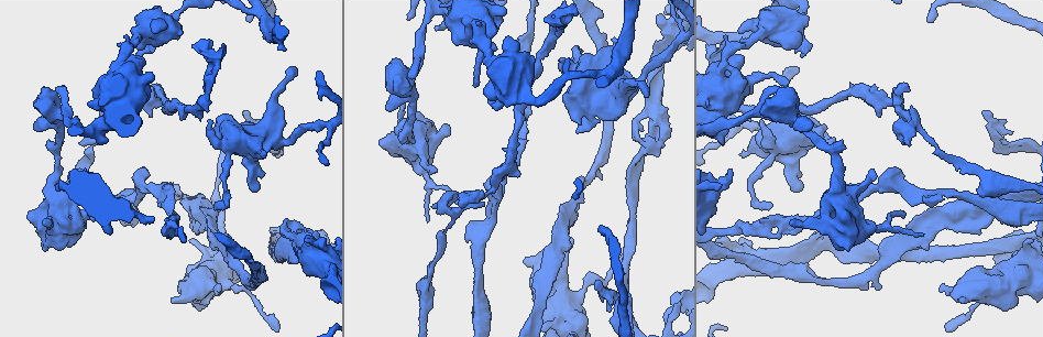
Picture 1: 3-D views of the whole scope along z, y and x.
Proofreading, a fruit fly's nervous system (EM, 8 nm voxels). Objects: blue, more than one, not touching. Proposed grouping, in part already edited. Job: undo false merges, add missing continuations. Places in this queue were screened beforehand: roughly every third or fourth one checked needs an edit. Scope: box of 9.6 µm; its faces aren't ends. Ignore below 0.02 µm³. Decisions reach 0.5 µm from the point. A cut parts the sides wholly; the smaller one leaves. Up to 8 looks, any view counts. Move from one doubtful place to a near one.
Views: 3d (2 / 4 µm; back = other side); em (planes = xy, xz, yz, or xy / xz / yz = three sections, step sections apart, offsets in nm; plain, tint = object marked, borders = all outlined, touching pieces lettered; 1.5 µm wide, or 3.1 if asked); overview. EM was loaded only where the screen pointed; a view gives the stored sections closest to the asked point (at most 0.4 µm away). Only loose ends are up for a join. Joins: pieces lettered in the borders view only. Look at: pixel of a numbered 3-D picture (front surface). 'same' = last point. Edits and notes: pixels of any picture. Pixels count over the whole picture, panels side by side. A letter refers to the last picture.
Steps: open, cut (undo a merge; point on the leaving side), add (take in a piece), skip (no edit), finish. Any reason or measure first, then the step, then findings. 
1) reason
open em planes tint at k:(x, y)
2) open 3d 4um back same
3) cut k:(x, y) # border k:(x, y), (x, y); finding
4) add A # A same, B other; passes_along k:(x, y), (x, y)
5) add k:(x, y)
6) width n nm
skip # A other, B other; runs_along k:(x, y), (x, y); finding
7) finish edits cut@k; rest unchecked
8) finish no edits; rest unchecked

an open end
open em xy step 8 borders at 1:(463, 207)

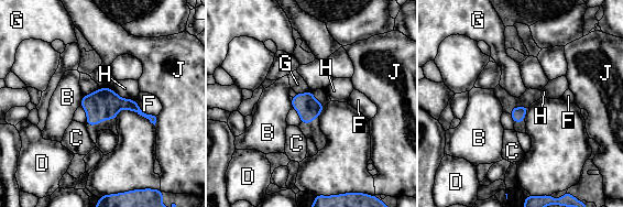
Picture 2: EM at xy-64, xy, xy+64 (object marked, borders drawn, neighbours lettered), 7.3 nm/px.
longest_contact F 200 nm
skip # B other, C other, D other, F other, G other, H other, J other; none of them fits

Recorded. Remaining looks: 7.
sharp bend
open 3d 2um at 1:(960, 211)

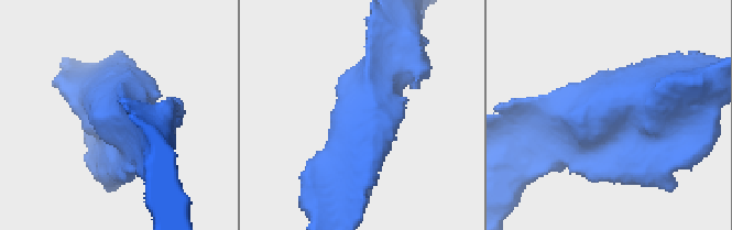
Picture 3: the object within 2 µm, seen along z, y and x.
open em xy step 4 tint at 3:(366, 107)

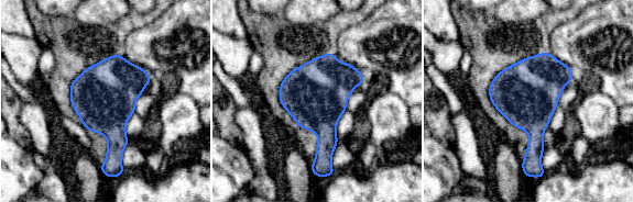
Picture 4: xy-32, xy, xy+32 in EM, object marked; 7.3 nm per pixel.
see the neighbours
open em xy step 4 borders same

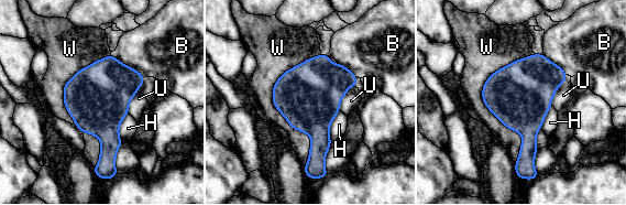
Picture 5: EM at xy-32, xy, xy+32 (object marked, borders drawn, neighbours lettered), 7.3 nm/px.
skip # B other, H other, U other, W other; border 5:(128, 112), (119, 128), (121, 142); continuous, no second neuron

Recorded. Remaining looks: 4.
open 3d 2um at 1:(246, 113)

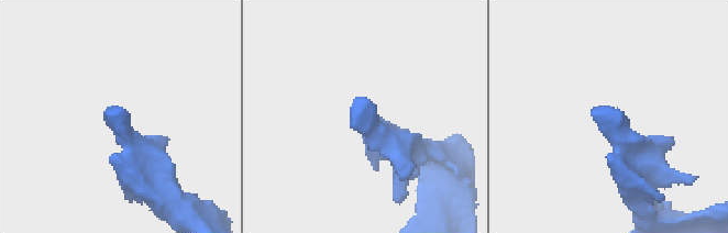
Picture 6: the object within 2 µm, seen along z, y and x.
open em planes borders at 6:(111, 109)

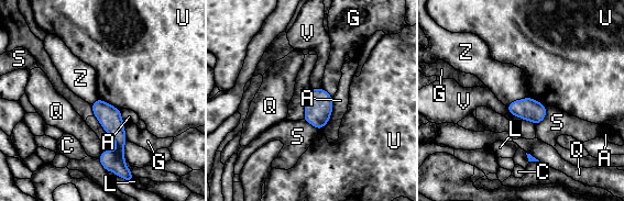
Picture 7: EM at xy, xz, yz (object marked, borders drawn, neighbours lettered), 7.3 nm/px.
skip # A other, C other, G other, L other, Q other, S other, U other, V other, Z other; no lettered piece goes on from it

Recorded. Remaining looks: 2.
finish no edits; rest unchecked

